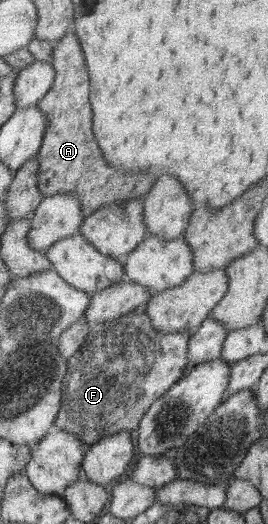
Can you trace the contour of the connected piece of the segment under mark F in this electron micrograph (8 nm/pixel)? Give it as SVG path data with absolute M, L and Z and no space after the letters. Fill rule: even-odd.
M144 308L137 309L125 317L116 318L115 321L92 327L80 359L81 362L84 361L83 368L77 369L75 378L68 382L64 406L54 430L71 431L83 439L87 447L117 432L138 430L142 418L152 408L152 404L180 382L190 369L189 343L192 335L189 331L165 333L155 329Z

